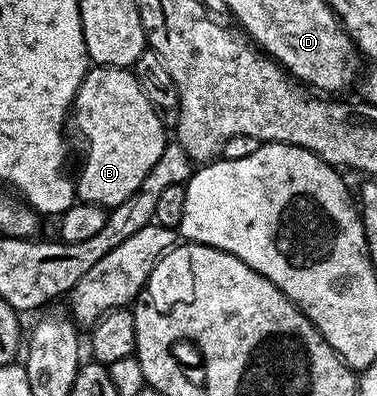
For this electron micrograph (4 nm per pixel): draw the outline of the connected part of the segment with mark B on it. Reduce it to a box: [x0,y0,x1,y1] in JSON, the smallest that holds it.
[71,66,167,210]

